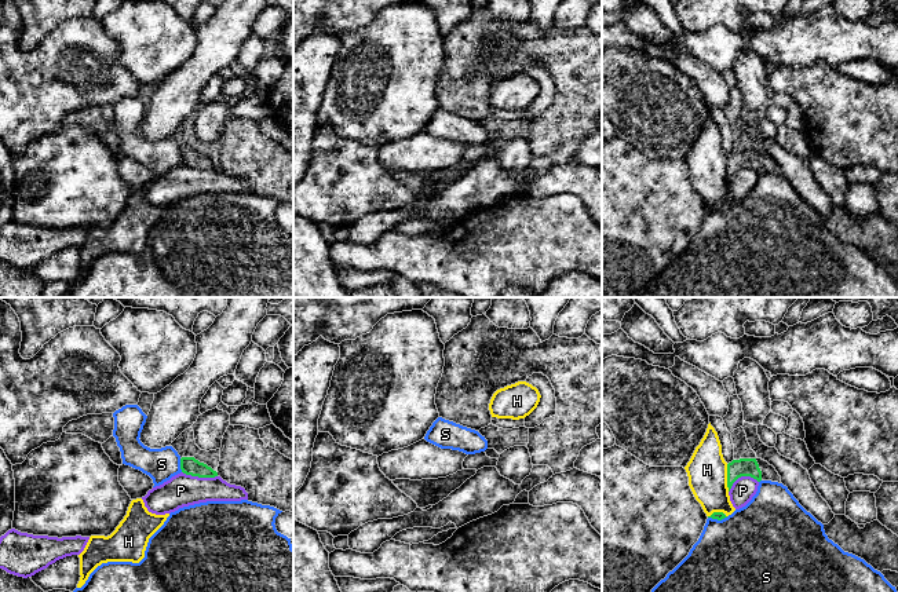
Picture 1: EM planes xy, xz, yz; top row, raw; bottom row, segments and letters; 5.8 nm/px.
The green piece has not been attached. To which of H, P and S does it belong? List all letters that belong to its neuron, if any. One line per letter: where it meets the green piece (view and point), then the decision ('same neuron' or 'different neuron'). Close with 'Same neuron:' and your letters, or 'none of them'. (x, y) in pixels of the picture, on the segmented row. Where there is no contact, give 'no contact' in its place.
H: yz (727, 478) | different neuron
P: xy (200, 477) | different neuron
S: xy (181, 466) | different neuron
Same neuron: none of them

